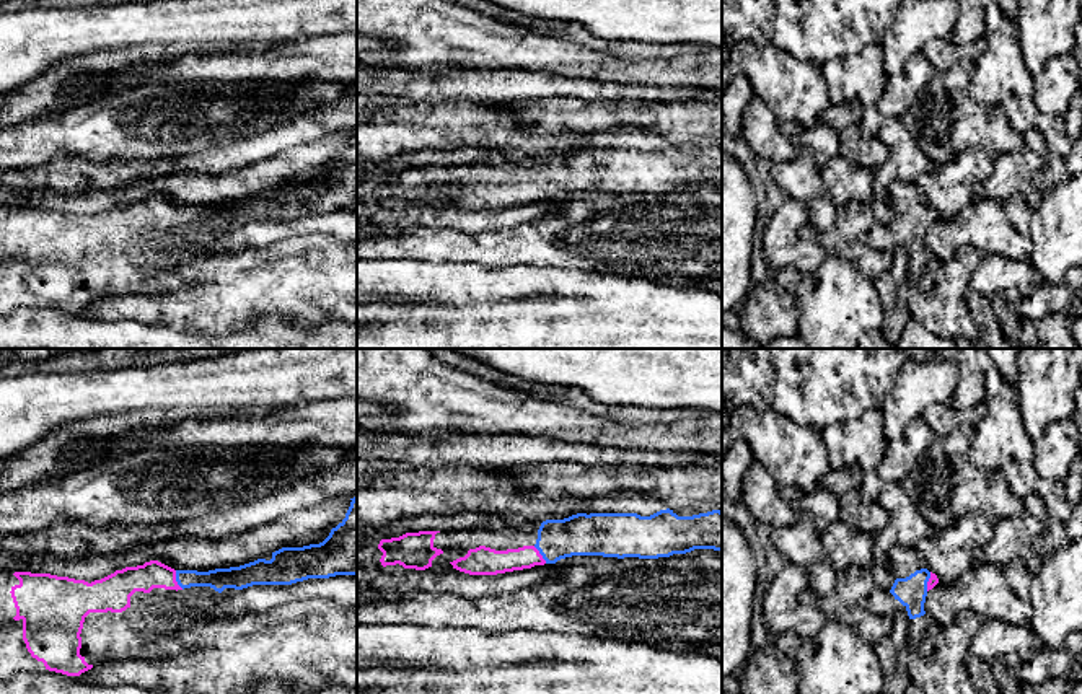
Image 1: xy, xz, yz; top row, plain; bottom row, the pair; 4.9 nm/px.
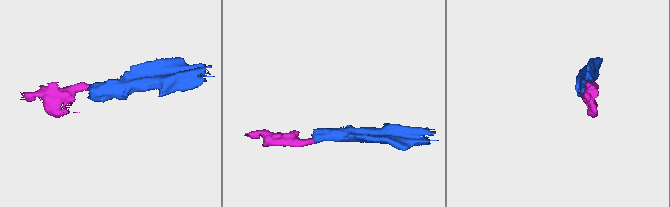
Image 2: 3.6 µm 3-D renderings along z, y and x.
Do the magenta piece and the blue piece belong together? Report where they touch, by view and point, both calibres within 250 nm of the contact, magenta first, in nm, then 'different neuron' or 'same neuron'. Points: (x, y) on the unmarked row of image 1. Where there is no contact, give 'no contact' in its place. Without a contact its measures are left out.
xy (175, 215) | 140/110 nm | same neuron

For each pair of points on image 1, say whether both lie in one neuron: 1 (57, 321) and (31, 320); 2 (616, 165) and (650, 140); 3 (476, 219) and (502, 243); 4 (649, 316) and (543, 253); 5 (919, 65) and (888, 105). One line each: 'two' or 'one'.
1: one
2: one
3: two
4: two
5: one

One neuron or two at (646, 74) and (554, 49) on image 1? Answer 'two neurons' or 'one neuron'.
one neuron

